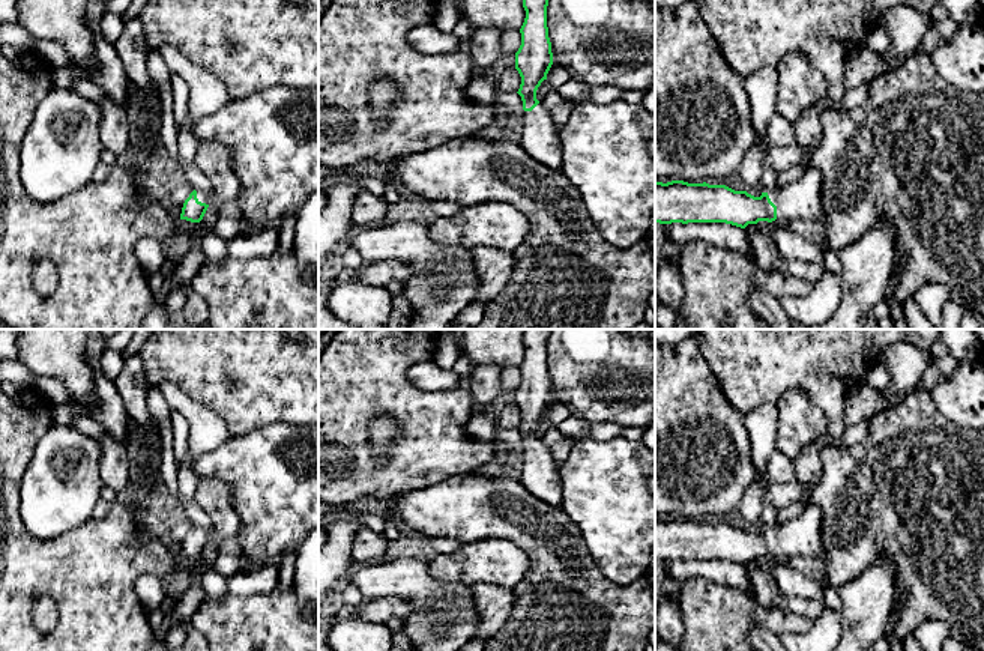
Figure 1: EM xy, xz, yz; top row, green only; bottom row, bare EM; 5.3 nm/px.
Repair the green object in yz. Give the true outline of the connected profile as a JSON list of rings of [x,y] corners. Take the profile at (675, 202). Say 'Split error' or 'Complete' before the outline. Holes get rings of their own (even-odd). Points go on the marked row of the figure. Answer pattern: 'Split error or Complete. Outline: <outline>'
Split error. Outline: [[[813,165],[805,168],[799,180],[762,192],[760,197],[726,185],[655,180],[655,223],[726,223],[741,229],[775,220],[823,224],[820,188],[822,173]]]

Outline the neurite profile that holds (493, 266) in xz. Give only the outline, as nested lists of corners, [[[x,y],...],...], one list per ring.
[[[473,247],[470,257],[478,275],[476,302],[491,302],[509,283],[514,257],[512,253],[496,247]]]

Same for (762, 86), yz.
[[[765,66],[745,78],[745,90],[751,104],[751,123],[756,143],[748,149],[742,164],[736,168],[745,186],[759,188],[759,180],[766,168],[768,138],[766,126],[777,111],[778,72],[775,66]]]

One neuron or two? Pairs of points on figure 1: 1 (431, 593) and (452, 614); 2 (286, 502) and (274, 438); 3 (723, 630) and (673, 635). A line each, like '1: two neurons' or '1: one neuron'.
1: one neuron
2: one neuron
3: two neurons

